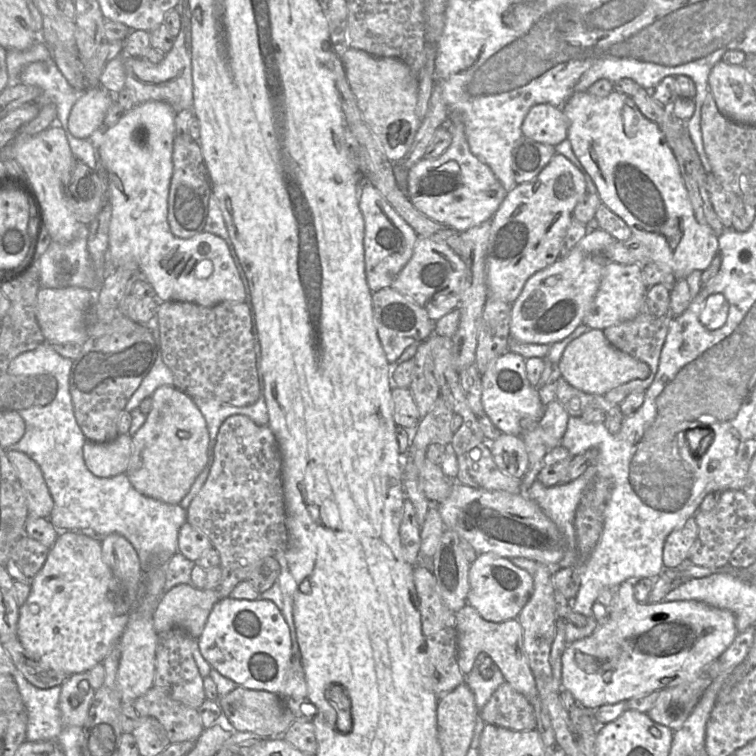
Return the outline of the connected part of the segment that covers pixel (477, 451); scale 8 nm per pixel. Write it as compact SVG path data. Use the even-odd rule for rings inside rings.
M480 443L461 455L456 481L472 488L520 494L520 479L503 473L496 465L489 448Z

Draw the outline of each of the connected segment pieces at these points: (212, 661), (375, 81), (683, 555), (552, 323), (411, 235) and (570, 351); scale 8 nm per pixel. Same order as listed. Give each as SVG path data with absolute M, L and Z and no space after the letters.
M220 599L212 608L197 639L211 667L239 686L281 695L292 657L289 627L278 607L269 600Z
M348 48L340 57L346 78L356 98L361 114L391 162L402 159L411 148L422 120L416 114L419 82L403 61L390 57L375 57Z
M694 517L689 518L680 529L673 530L666 538L663 547L664 570L675 570L688 558L698 534Z
M601 228L589 229L587 234L568 252L566 256L559 258L549 266L533 274L525 283L518 298L515 300L513 304L511 304L510 332L512 339L521 343L551 345L567 338L581 323L583 323L583 317L586 311L589 309L590 305L592 304L593 299L599 288L604 266L608 262L614 262L614 261L609 261L609 259L607 259L604 256L604 250L615 240L616 239L614 239L614 237L611 234L609 234L608 232L606 232Z
M365 179L360 181L359 208L364 219L364 260L368 287L376 292L391 287L394 280L410 260L418 235L396 212L383 195Z
M590 329L571 341L558 363L561 377L571 386L588 394L604 395L609 390L634 379L645 379L650 367L627 353L614 348L606 339L603 329Z

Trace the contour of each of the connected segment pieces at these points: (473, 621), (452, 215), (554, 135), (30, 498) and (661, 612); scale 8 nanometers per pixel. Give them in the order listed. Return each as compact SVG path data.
M470 605L456 612L457 663L463 675L467 675L479 653L486 653L501 671L505 682L521 693L532 704L537 697L534 677L523 649L523 629L517 618L494 623L483 619Z
M450 112L446 126L452 136L450 146L439 157L424 157L409 170L407 196L425 216L461 233L491 220L508 191L491 168L471 152L461 118Z
M540 103L529 109L521 130L523 136L555 146L567 138L568 120L562 108Z
M7 451L7 456L14 466L25 492L28 513L37 517L49 518L54 501L39 465L20 451Z
M628 579L614 589L609 620L588 637L570 643L562 654L562 688L567 689L585 708L596 709L692 681L703 668L718 660L738 635L735 616L728 610L695 600L638 602L633 590L635 580L639 579Z

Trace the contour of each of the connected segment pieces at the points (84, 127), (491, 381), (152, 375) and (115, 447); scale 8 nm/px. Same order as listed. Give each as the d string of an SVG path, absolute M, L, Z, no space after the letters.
M101 86L80 92L69 113L68 132L78 139L89 139L102 126L113 95Z
M508 351L500 356L494 366L481 375L482 405L485 414L495 427L508 435L520 435L520 421L524 418L541 418L545 405L542 403L538 387L533 386L526 375L526 359Z
M160 349L156 354L156 360L154 365L149 372L149 374L142 380L141 384L137 388L137 390L133 393L129 401L127 402L125 409L130 412L139 407L140 403L146 399L151 397L153 392L160 386L174 386L175 379L164 363Z
M119 434L110 442L86 440L83 459L89 471L99 478L126 473L132 453L132 436Z

